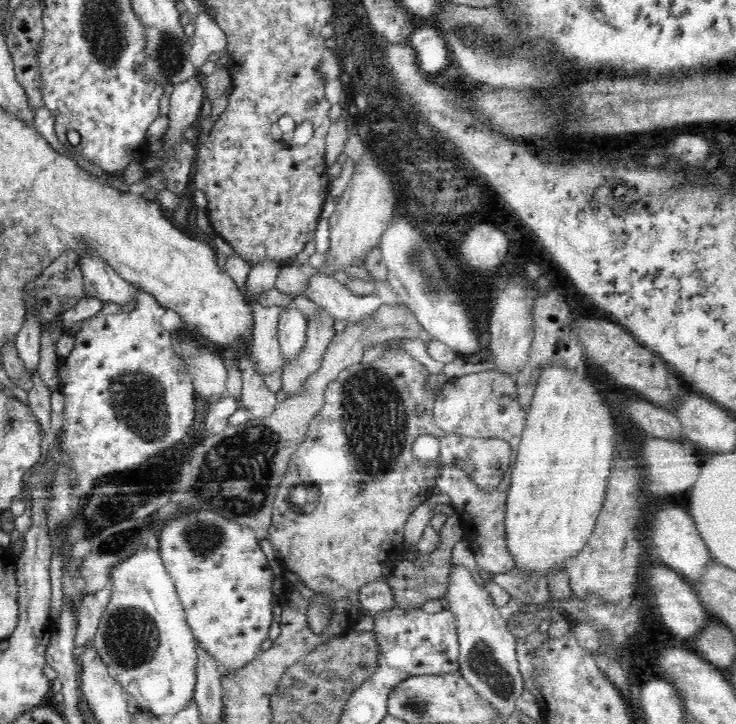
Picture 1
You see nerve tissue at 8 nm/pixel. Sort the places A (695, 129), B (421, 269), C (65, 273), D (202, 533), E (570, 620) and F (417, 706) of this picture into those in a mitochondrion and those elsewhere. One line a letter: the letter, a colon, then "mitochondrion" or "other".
A: other
B: mitochondrion
C: mitochondrion
D: mitochondrion
E: other
F: mitochondrion

